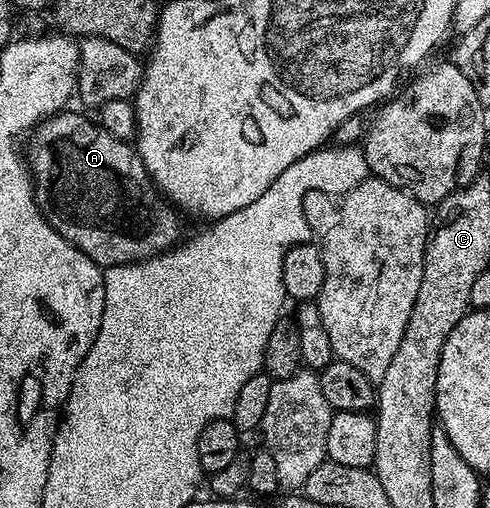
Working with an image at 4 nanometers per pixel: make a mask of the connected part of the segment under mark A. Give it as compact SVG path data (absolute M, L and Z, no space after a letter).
M65 109L55 115L48 116L39 127L31 132L30 138L32 140L28 143L28 151L26 147L26 166L29 175L32 176L32 196L36 198L36 204L42 213L42 217L58 233L62 233L62 237L66 237L66 241L70 241L70 245L74 245L79 251L86 253L86 257L90 257L90 261L97 263L101 269L126 265L127 263L141 263L143 259L151 259L153 255L163 255L165 251L172 250L182 239L182 236L180 236L181 216L178 214L177 208L173 207L161 195L160 188L152 182L144 163L136 153L135 146L131 142L124 142L112 137L107 129L97 125L93 120L92 124L86 116L79 115L78 112L72 110Z

